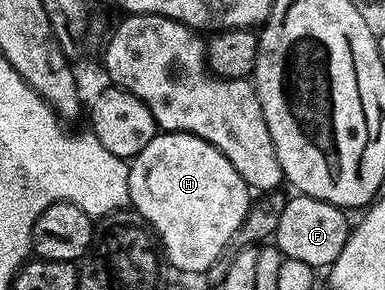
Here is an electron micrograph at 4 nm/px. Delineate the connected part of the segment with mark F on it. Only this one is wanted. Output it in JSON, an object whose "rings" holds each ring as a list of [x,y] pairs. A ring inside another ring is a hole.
{"rings":[[[300,193],[294,196],[294,199],[286,198],[275,234],[275,246],[280,249],[284,258],[304,261],[306,265],[318,269],[328,269],[335,261],[335,257],[343,253],[343,245],[347,245],[351,219],[349,223],[348,217],[345,216],[348,214],[334,203]]]}

